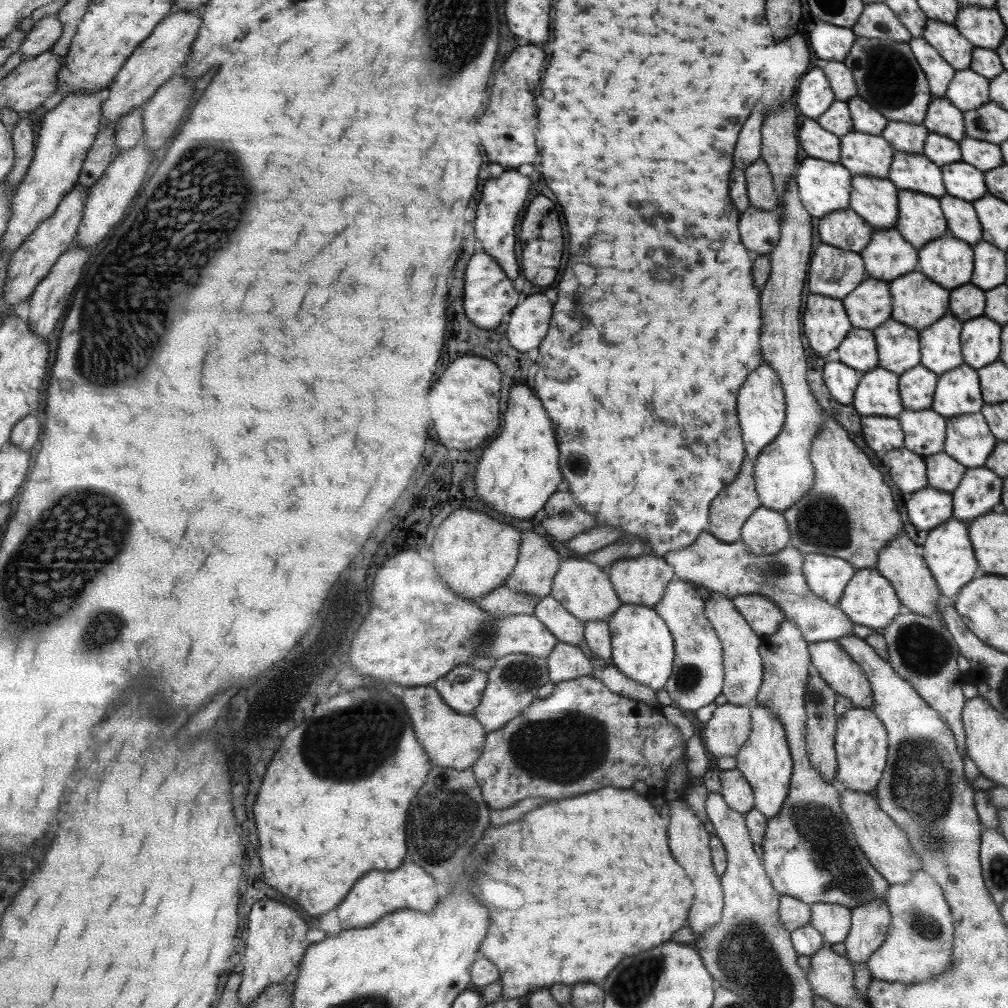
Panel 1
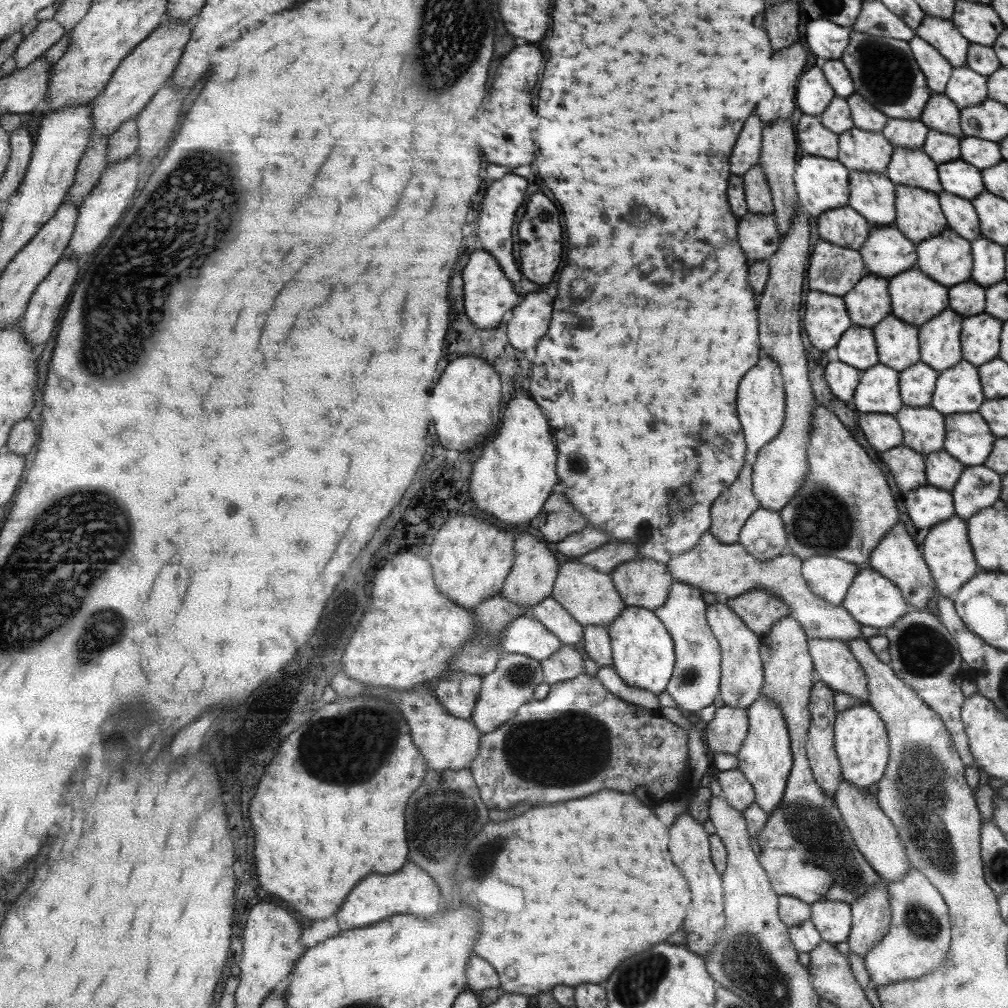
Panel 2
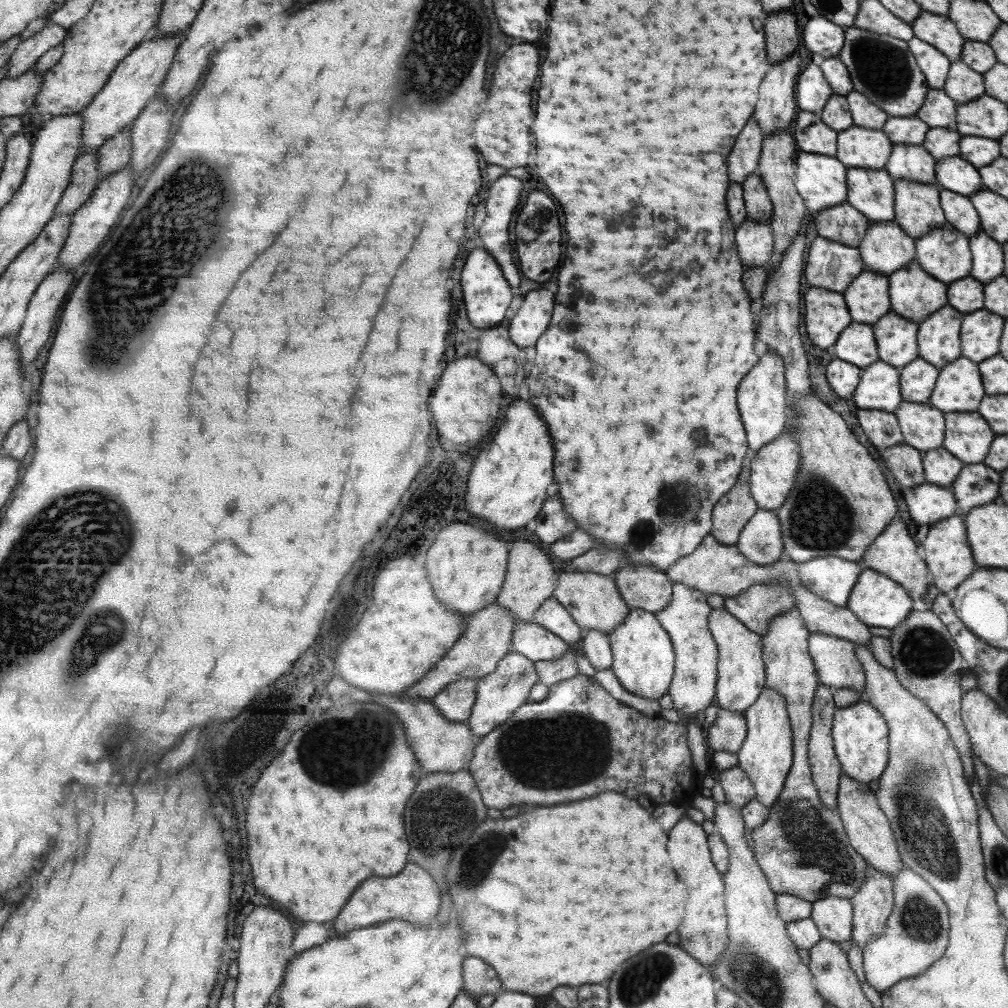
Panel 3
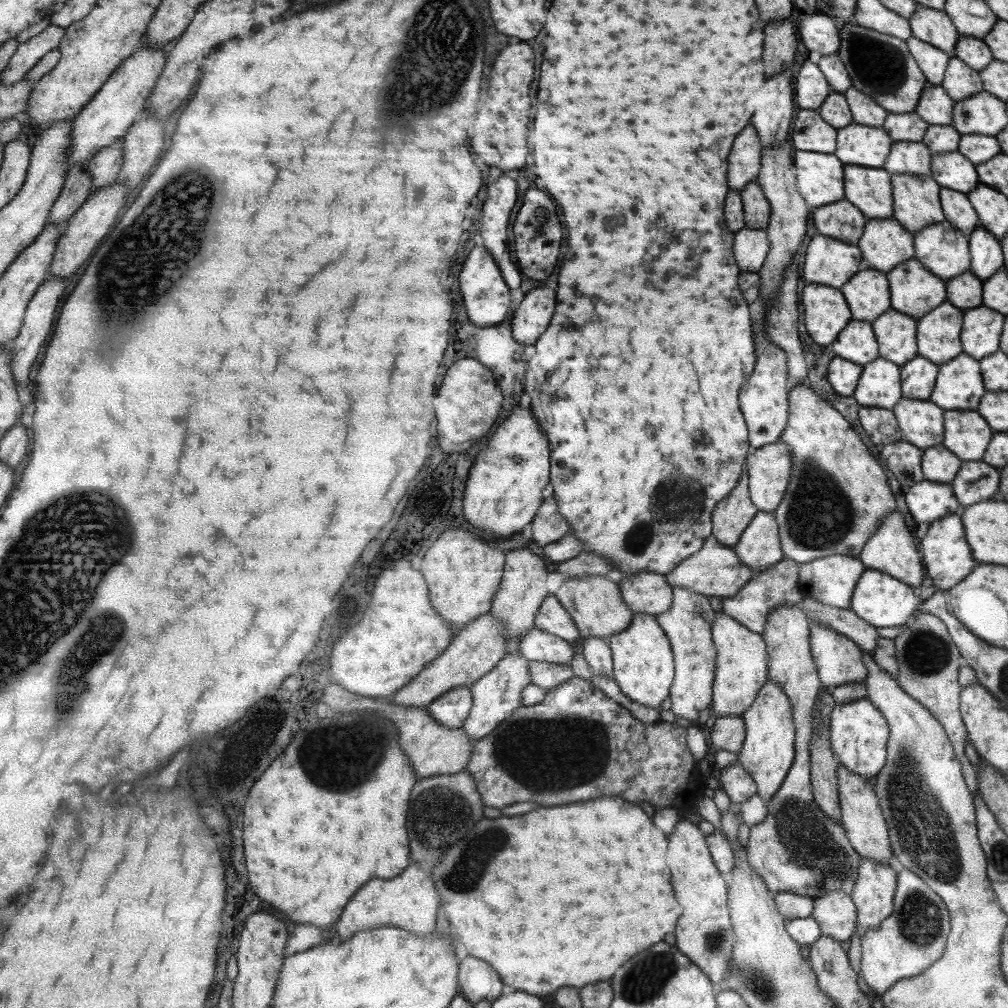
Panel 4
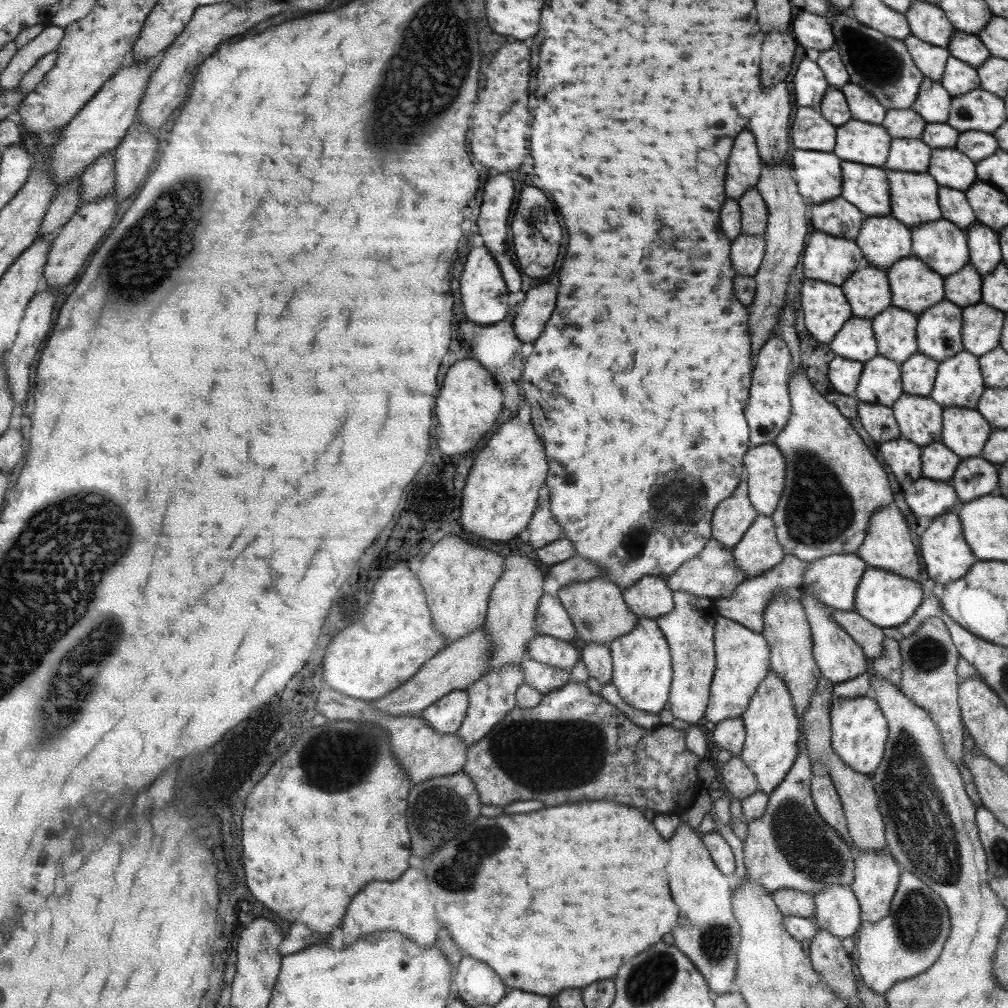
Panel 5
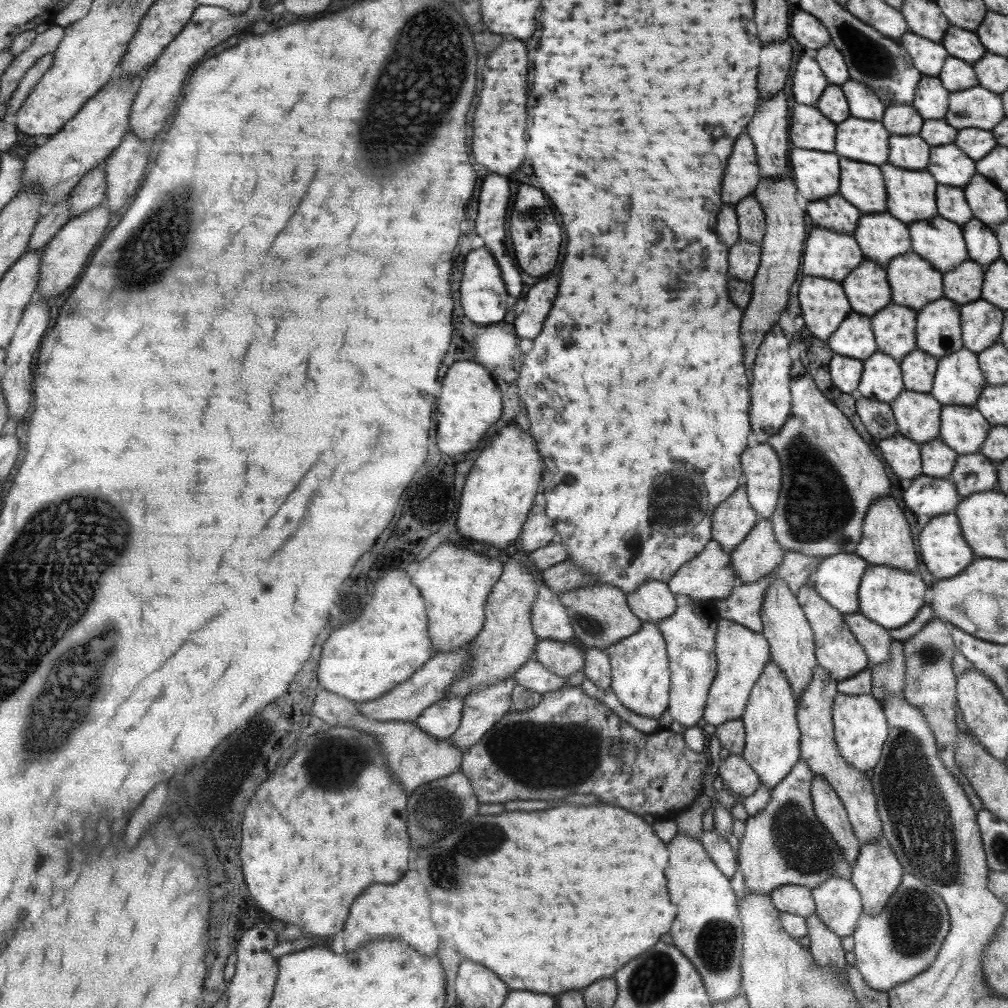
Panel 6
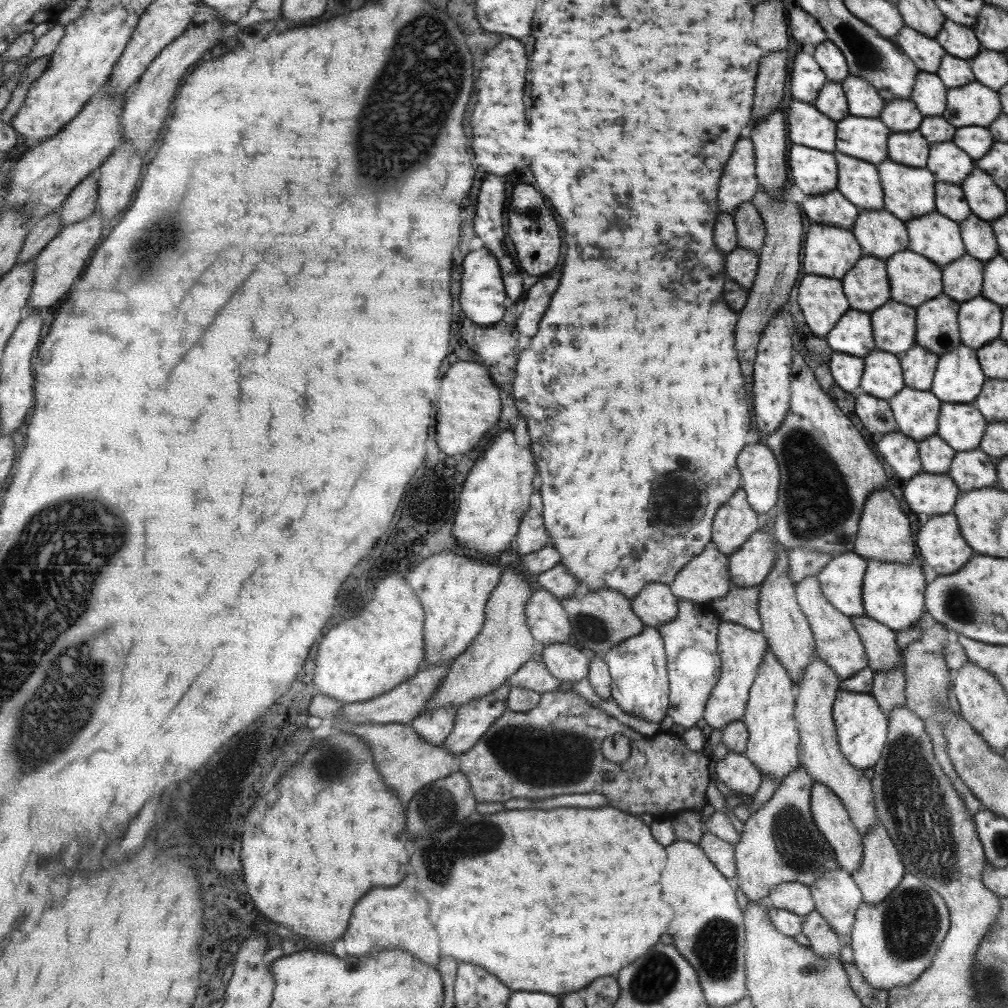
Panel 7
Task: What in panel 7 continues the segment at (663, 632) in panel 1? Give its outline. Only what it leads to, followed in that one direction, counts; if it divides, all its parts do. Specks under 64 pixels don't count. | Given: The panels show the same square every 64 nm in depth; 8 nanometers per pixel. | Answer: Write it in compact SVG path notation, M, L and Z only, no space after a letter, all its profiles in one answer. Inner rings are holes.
M646 626L643 633L628 638L602 654L611 674L611 696L618 706L646 722L661 723L668 712L666 650L658 627Z

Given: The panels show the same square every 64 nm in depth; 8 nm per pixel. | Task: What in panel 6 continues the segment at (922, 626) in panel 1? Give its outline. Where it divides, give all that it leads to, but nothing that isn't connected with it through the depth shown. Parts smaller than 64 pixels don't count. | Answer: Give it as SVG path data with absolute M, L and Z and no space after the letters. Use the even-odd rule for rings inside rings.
M931 619L915 636L903 642L905 658L905 680L902 690L904 698L914 707L918 707L927 716L931 724L932 734L936 736L938 754L941 762L948 762L948 771L956 776L958 784L962 786L972 798L975 810L984 809L982 801L976 798L971 780L962 773L956 763L956 676L952 672L952 656L954 656L954 643L946 624L940 619Z

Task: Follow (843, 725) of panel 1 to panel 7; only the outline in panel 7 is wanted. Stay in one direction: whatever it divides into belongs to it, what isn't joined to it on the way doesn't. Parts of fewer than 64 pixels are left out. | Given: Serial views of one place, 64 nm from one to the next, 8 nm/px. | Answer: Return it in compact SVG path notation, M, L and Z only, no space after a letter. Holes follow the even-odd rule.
M840 688L834 706L835 726L838 728L839 746L843 754L851 761L852 766L864 771L872 769L878 764L887 744L886 732L890 732L886 713L879 705L878 700L871 693L857 693Z

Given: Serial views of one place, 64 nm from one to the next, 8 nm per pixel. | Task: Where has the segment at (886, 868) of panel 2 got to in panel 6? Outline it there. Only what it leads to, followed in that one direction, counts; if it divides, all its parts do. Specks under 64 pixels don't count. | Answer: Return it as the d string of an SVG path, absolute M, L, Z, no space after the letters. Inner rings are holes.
M819 664L816 665L812 684L804 689L798 698L799 728L802 731L802 760L807 763L814 774L826 778L838 792L839 798L847 809L855 834L859 841L866 845L883 836L883 820L878 810L878 796L874 784L866 775L852 767L847 759L840 754L835 741L834 704L838 696L838 684L835 678Z

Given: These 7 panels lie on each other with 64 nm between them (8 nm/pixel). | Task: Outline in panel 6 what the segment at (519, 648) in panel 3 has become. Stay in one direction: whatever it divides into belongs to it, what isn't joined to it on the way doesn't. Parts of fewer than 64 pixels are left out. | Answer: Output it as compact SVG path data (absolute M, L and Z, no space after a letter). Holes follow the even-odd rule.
M539 640L534 658L542 663L550 672L567 678L580 672L586 665L584 650L572 643L556 640Z

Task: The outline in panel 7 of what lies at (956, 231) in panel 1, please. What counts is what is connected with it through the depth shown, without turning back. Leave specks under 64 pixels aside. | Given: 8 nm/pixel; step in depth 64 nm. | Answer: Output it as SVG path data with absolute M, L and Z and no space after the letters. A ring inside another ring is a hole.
M938 180L935 184L935 194L936 211L957 223L967 220L974 213L960 185Z

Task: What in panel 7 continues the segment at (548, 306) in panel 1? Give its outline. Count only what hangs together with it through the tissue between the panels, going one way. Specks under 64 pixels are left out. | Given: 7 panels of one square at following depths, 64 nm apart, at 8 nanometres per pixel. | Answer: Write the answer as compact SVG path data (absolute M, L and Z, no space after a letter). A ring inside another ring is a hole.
M544 278L528 290L528 296L524 299L525 305L516 321L519 333L530 336L530 338L536 336L540 330L540 324L546 316L544 312L546 312L548 304L552 302L552 294L558 288L558 278Z

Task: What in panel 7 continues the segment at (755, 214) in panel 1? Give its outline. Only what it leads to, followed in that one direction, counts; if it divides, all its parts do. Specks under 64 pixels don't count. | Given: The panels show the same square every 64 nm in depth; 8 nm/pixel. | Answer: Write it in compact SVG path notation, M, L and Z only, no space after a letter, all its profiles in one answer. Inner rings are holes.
M737 246L728 254L727 272L730 280L750 291L759 273L758 252Z

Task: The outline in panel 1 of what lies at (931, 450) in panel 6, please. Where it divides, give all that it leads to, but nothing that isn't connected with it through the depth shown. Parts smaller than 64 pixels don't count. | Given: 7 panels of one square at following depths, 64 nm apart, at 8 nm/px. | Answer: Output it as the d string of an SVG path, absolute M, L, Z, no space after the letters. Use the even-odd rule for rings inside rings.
M944 452L933 454L927 457L926 461L930 487L953 495L959 489L960 481L968 468Z

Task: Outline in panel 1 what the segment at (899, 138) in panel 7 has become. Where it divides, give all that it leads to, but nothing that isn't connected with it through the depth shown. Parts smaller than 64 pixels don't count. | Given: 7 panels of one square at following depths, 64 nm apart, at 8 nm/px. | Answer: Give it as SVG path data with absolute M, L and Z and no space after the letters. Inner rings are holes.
M895 152L889 178L899 189L929 194L937 199L947 196L942 168L923 154Z

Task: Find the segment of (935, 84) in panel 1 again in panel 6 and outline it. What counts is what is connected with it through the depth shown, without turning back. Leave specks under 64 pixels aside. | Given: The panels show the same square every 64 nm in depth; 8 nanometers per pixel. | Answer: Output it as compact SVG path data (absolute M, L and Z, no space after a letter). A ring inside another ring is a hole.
M910 30L906 31L898 43L911 54L915 66L923 76L938 78L950 56L943 44L932 42L922 35L913 34Z

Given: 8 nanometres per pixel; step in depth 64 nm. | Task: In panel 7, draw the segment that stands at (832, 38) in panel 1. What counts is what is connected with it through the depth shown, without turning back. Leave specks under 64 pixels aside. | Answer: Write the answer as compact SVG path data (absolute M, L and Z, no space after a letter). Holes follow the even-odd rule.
M794 6L790 11L792 38L800 41L802 45L814 47L827 41L826 31L823 26L811 15L807 14L802 7Z

